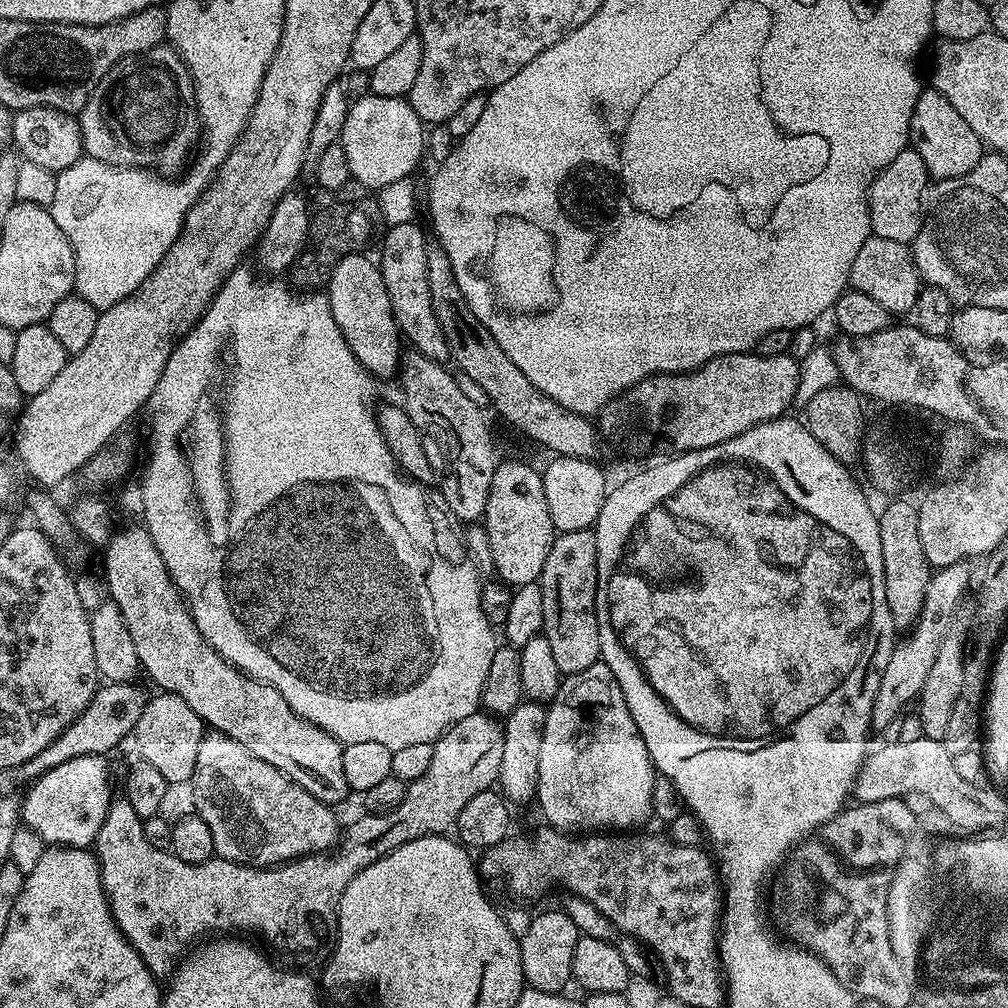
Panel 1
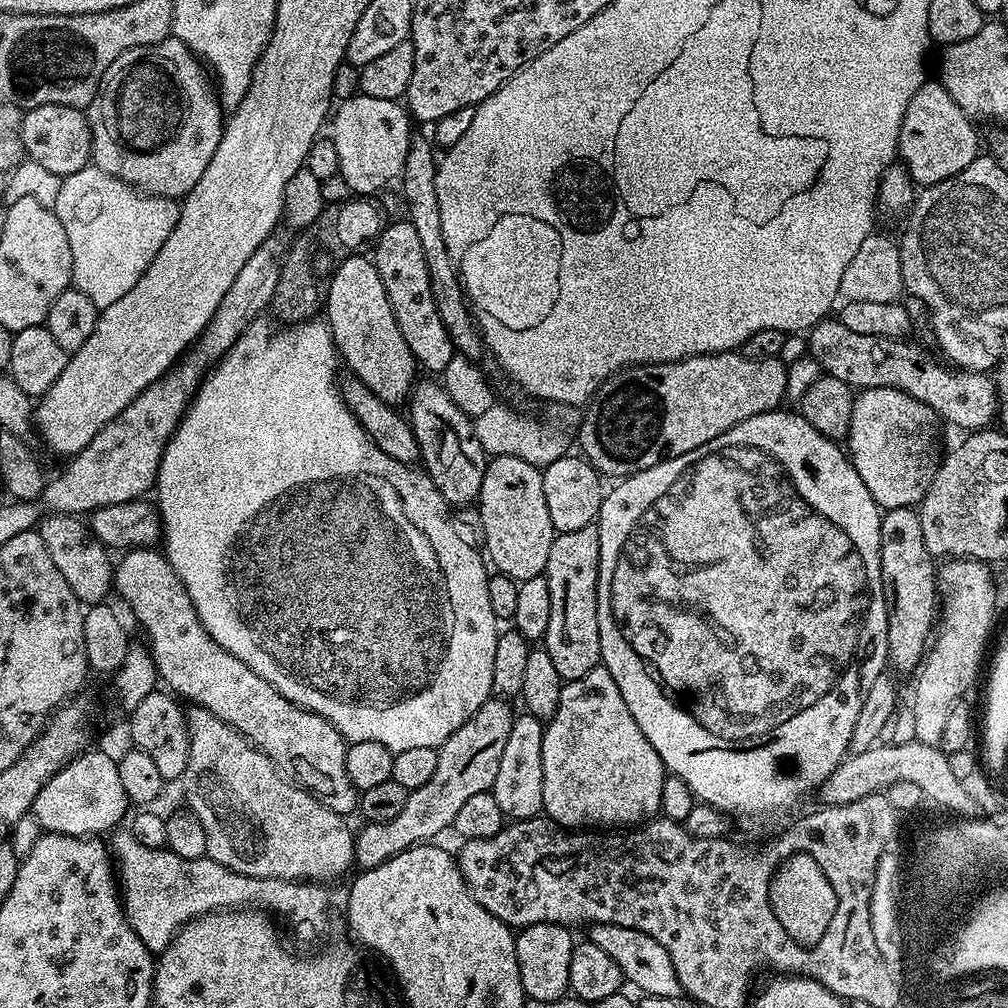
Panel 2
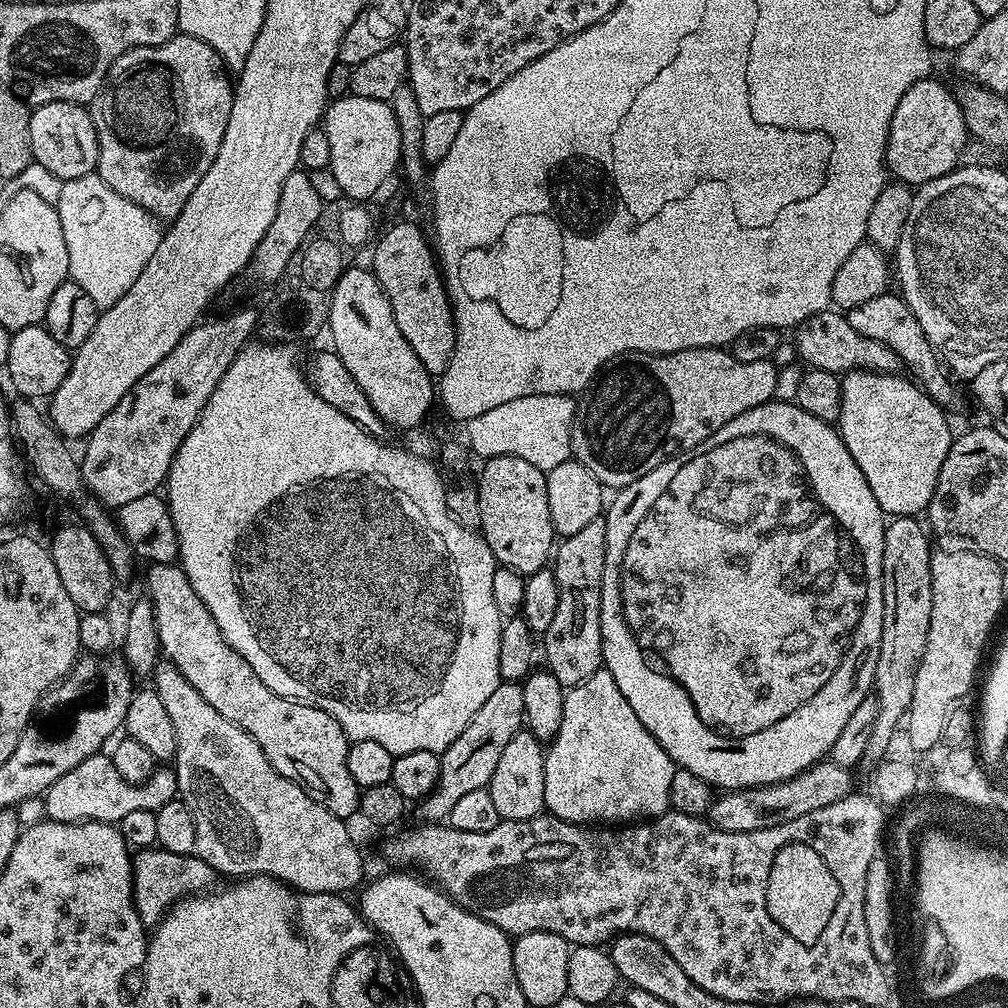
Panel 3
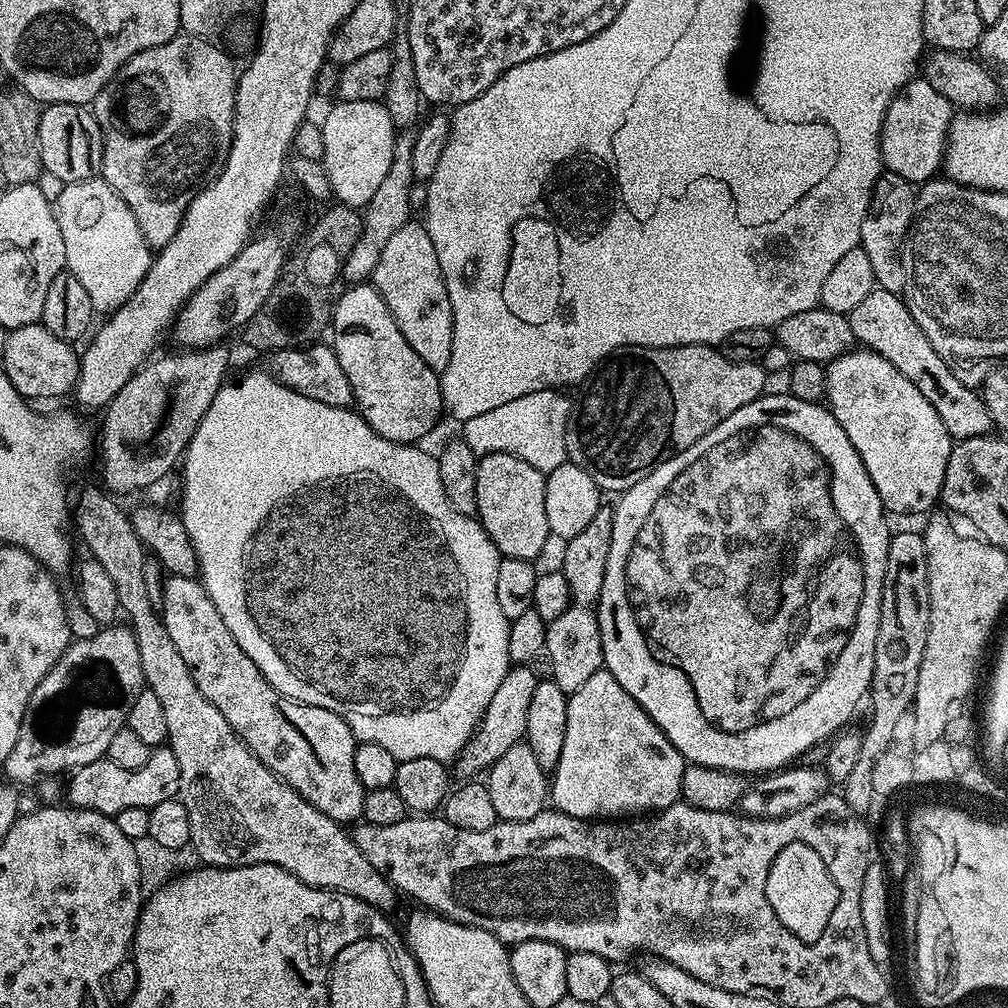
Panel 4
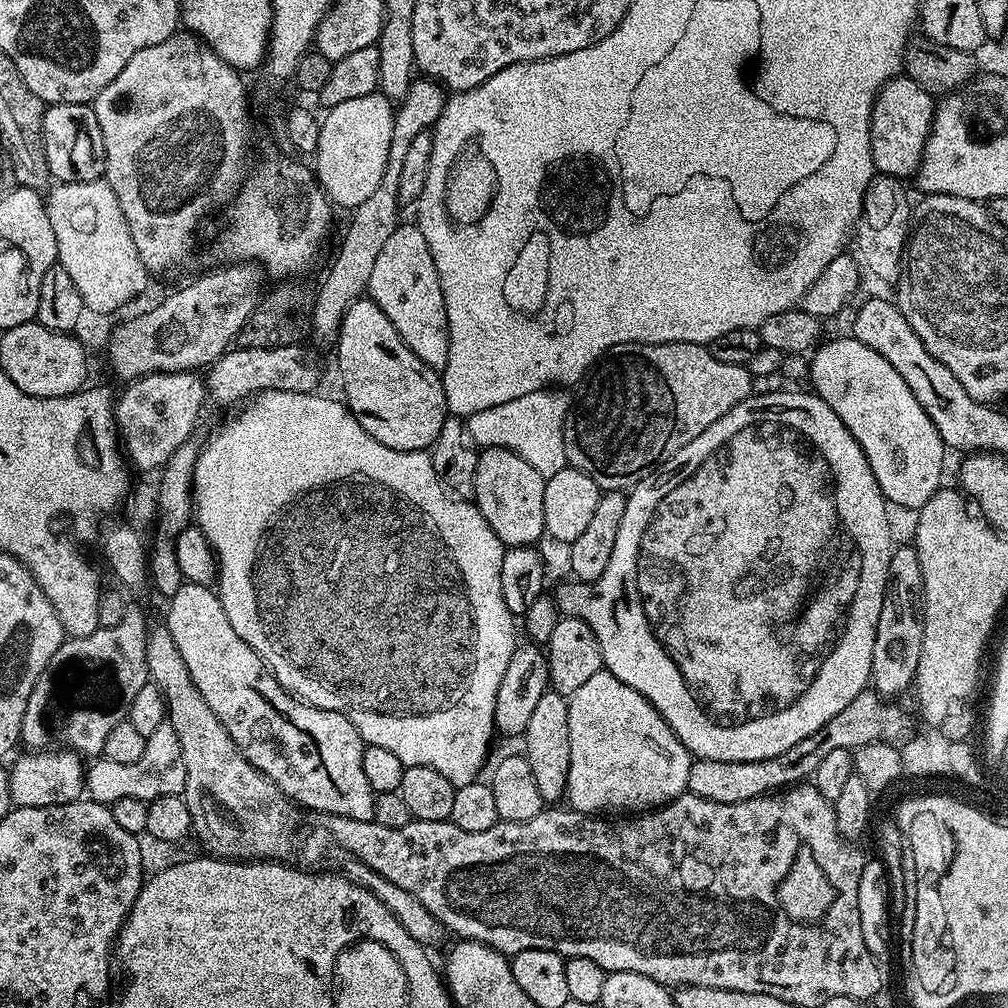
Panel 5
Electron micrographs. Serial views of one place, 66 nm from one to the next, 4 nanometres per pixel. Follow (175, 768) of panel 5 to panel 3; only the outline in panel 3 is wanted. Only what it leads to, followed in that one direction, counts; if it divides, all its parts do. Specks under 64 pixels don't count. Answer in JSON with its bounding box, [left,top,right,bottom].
[42,754,177,825]

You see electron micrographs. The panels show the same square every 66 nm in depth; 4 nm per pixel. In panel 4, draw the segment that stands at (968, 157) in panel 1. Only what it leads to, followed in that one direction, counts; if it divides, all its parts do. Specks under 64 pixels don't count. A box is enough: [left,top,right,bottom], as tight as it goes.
[880,78,954,186]

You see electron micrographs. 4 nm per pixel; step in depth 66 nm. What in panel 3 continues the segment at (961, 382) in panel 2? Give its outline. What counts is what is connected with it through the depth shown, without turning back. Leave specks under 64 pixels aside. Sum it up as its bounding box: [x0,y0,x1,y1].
[794,310,902,374]

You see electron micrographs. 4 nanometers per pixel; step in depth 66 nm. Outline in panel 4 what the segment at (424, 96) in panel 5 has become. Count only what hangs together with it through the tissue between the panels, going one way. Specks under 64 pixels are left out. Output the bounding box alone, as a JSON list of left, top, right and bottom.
[341,130,414,283]

